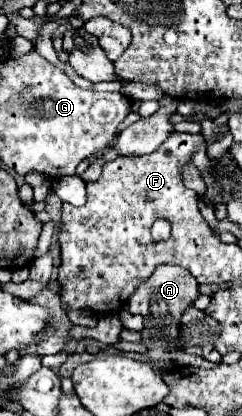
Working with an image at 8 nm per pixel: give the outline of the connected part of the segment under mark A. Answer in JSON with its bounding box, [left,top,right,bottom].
[128,264,198,362]

